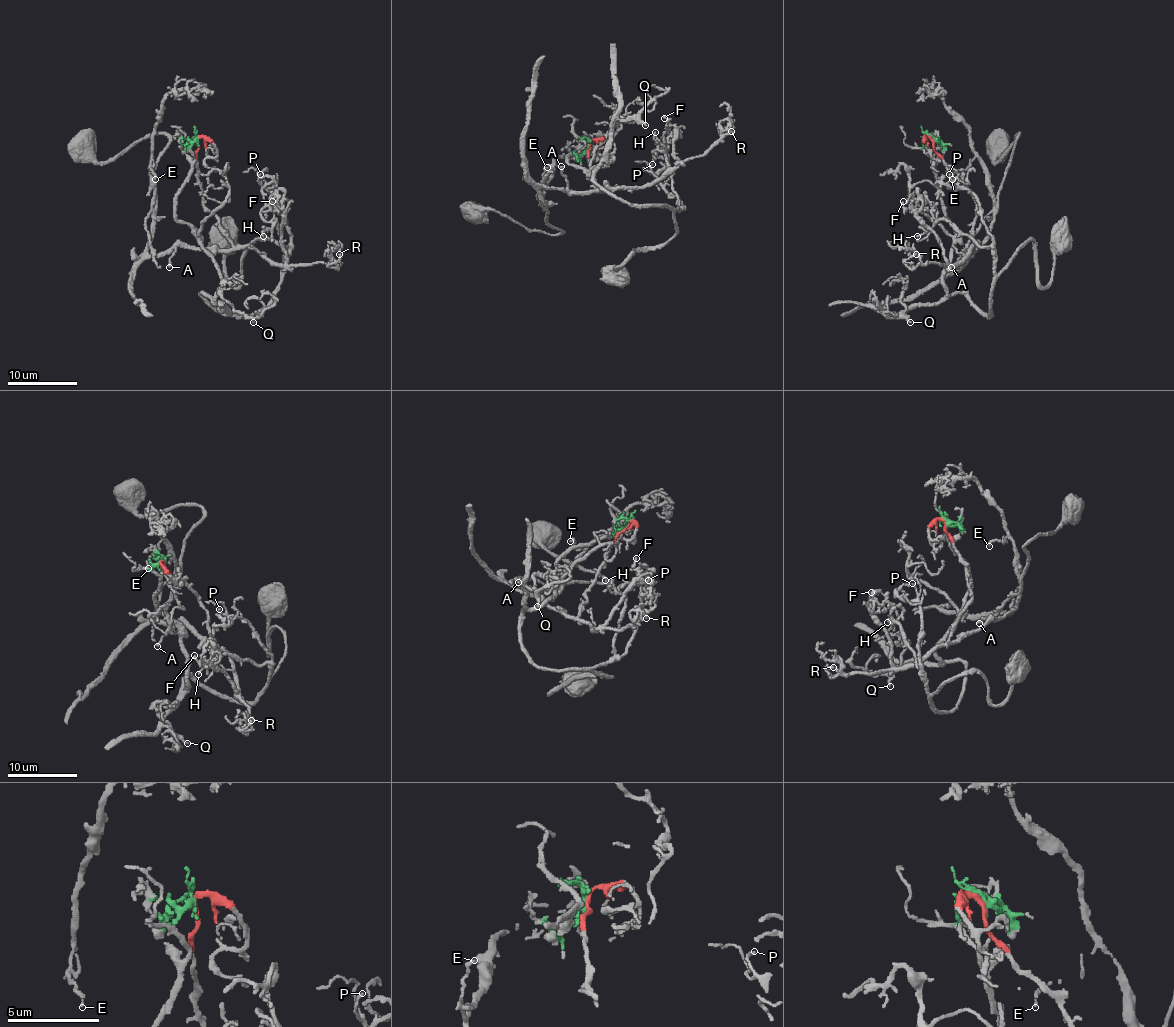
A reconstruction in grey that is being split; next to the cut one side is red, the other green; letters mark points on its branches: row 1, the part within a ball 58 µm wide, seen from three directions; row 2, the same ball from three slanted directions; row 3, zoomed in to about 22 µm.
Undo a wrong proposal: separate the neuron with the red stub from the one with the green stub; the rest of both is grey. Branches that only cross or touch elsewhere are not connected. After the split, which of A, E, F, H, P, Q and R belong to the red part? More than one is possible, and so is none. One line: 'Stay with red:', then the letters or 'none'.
Stay with red: A, E, F, R

